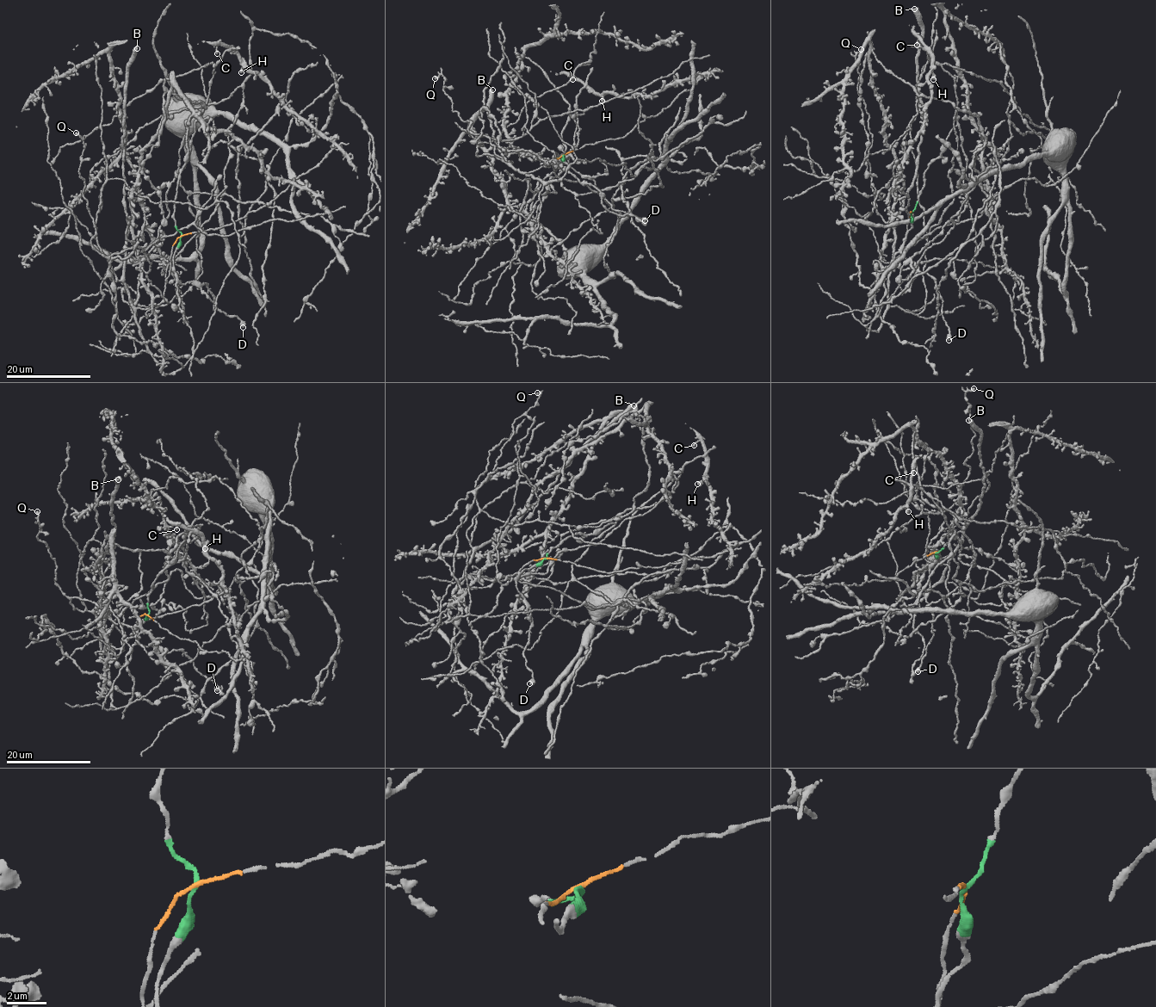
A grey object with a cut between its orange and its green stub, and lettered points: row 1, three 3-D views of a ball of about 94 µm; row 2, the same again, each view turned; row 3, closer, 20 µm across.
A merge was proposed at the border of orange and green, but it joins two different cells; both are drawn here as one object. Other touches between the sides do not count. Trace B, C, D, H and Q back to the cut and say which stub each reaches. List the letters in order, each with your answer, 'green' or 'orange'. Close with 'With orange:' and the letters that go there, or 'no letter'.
B: orange
C: orange
D: green
H: orange
Q: orange
With orange: B, C, H, Q

